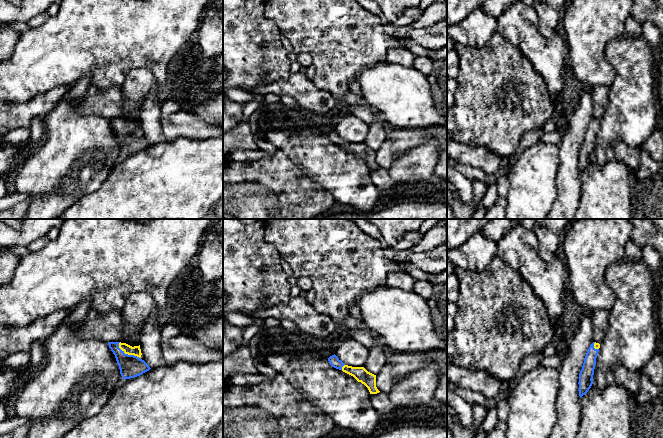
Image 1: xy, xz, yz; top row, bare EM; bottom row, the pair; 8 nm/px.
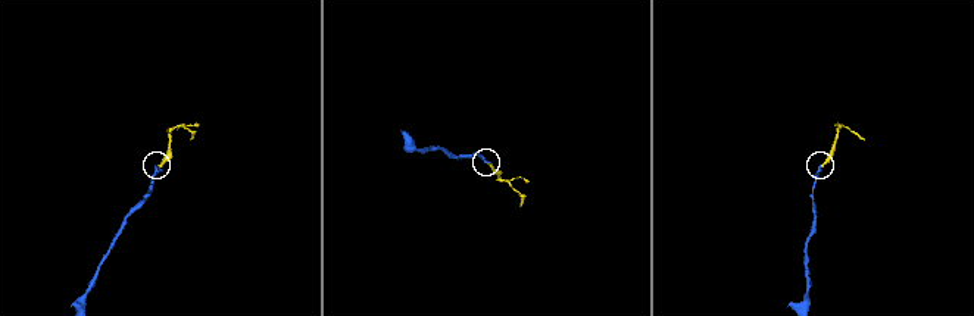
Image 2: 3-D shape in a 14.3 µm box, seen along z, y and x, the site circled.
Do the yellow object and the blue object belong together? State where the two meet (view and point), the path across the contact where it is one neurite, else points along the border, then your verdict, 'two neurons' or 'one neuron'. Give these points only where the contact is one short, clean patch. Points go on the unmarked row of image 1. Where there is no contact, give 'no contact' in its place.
xy (127, 129) | across xy (136, 127), (134, 129), (127, 129), (130, 142) | one neuron

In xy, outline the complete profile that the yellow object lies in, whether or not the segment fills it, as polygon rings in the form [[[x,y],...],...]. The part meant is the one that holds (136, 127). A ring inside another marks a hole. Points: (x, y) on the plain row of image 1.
[[[108,118],[109,124],[115,131],[120,150],[123,155],[130,155],[142,151],[151,144],[140,133],[140,121],[130,122],[121,118]]]

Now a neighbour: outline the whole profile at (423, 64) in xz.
[[[416,56],[413,67],[421,73],[428,75],[433,68],[433,59],[425,56]]]

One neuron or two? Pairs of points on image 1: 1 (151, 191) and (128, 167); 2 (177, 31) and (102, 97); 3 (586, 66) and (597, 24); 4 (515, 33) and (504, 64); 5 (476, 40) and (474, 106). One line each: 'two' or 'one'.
1: one
2: two
3: one
4: two
5: two

